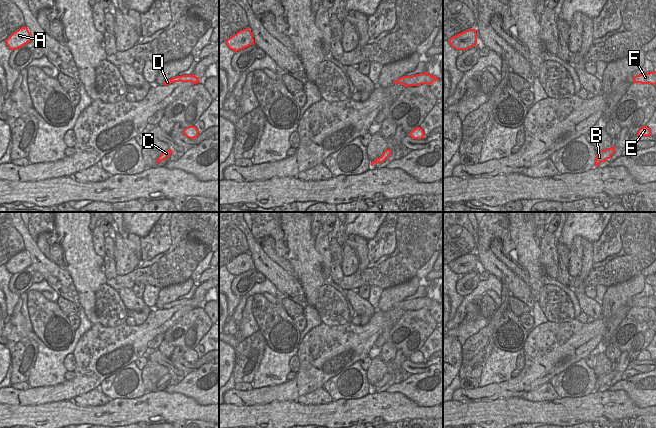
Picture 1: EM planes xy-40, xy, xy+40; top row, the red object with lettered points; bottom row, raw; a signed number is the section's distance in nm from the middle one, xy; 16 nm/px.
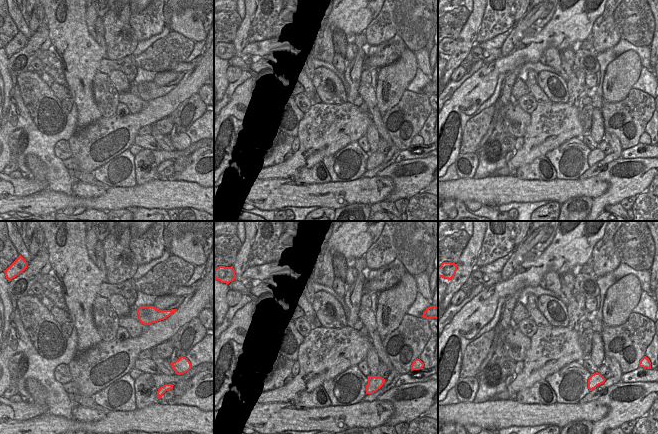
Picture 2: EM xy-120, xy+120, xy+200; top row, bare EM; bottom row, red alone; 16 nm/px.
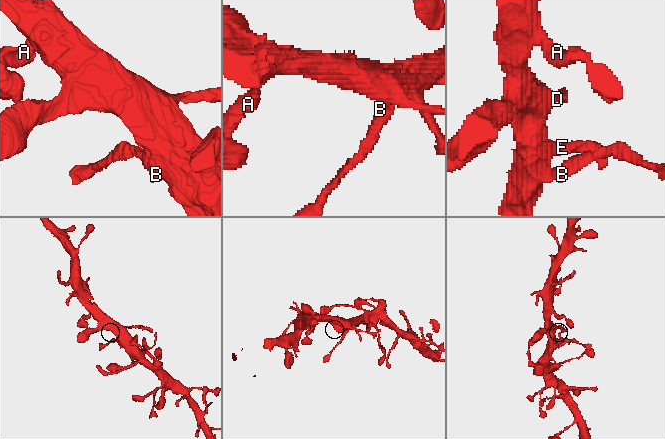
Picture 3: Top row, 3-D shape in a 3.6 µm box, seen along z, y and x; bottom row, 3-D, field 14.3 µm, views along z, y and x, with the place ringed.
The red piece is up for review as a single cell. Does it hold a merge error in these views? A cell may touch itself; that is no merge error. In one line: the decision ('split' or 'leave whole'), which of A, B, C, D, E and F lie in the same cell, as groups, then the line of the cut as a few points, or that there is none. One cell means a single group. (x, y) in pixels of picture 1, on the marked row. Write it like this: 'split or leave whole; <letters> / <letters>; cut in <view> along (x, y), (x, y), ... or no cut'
leave whole; A B C D E F; no cut

